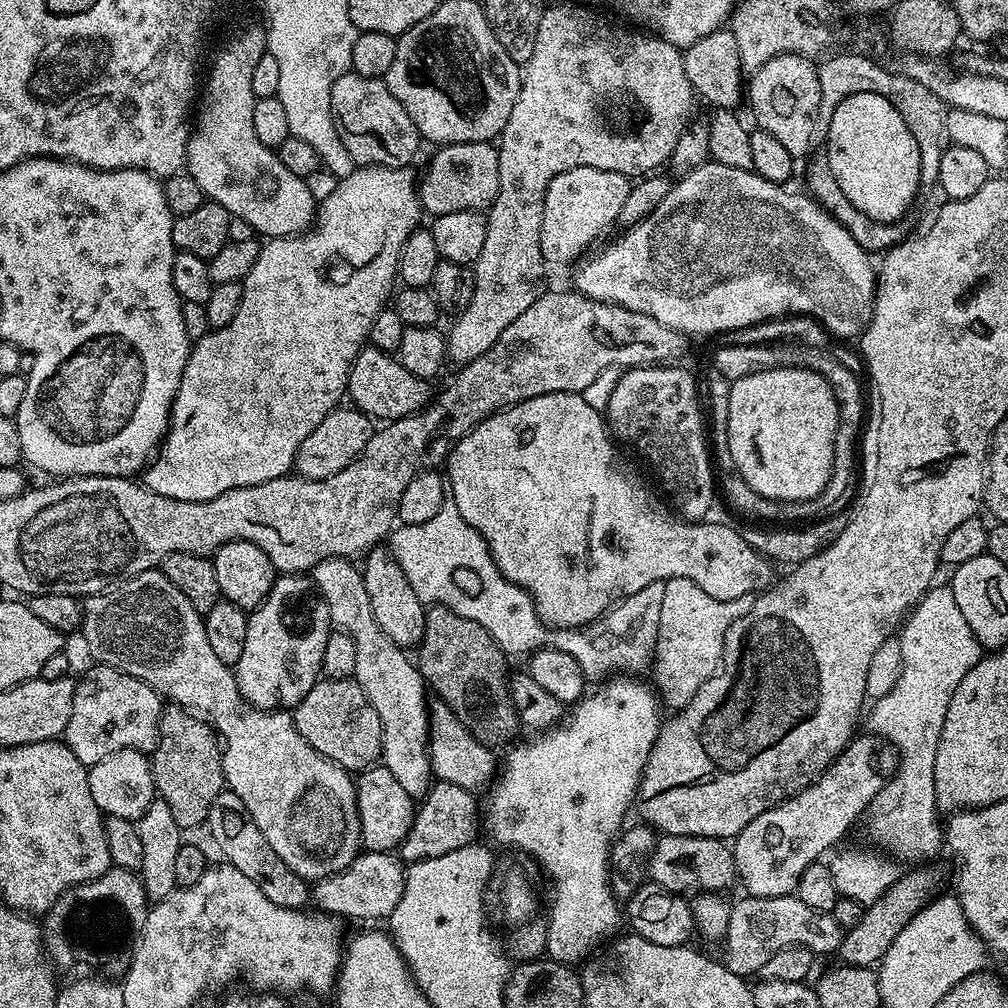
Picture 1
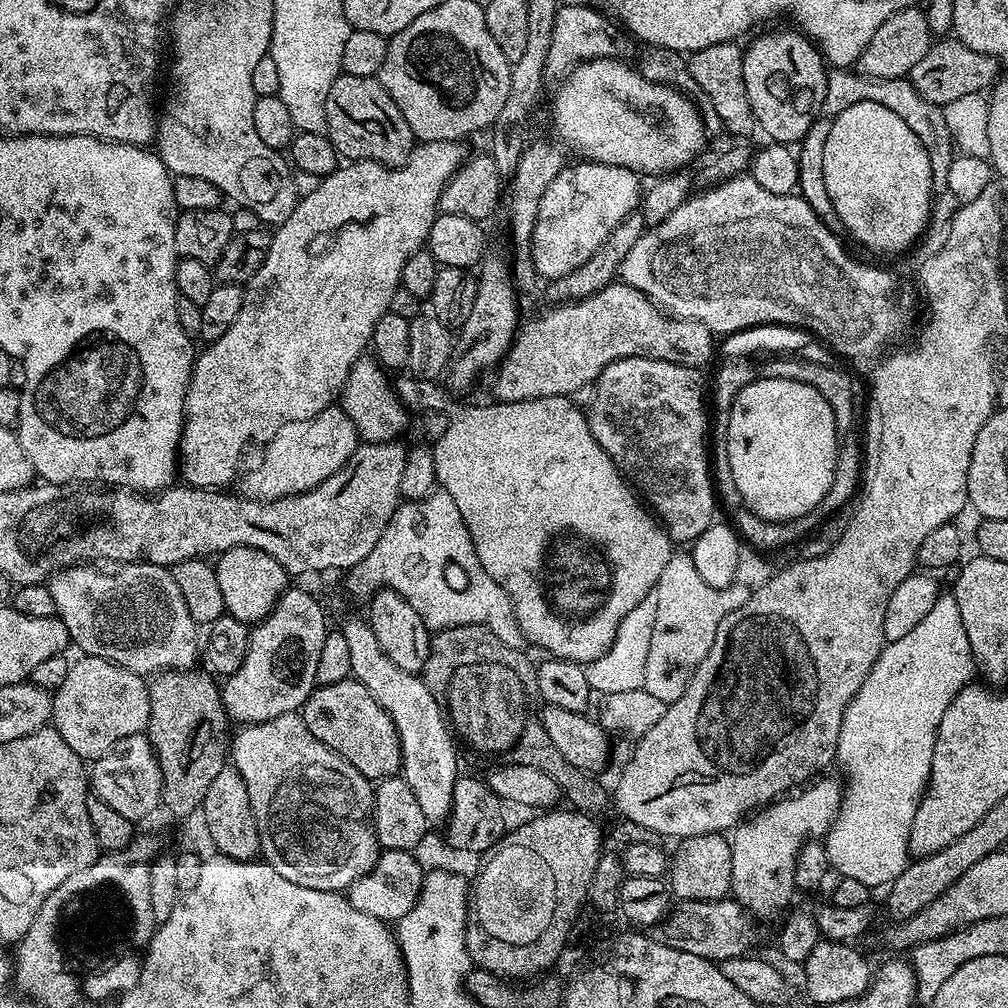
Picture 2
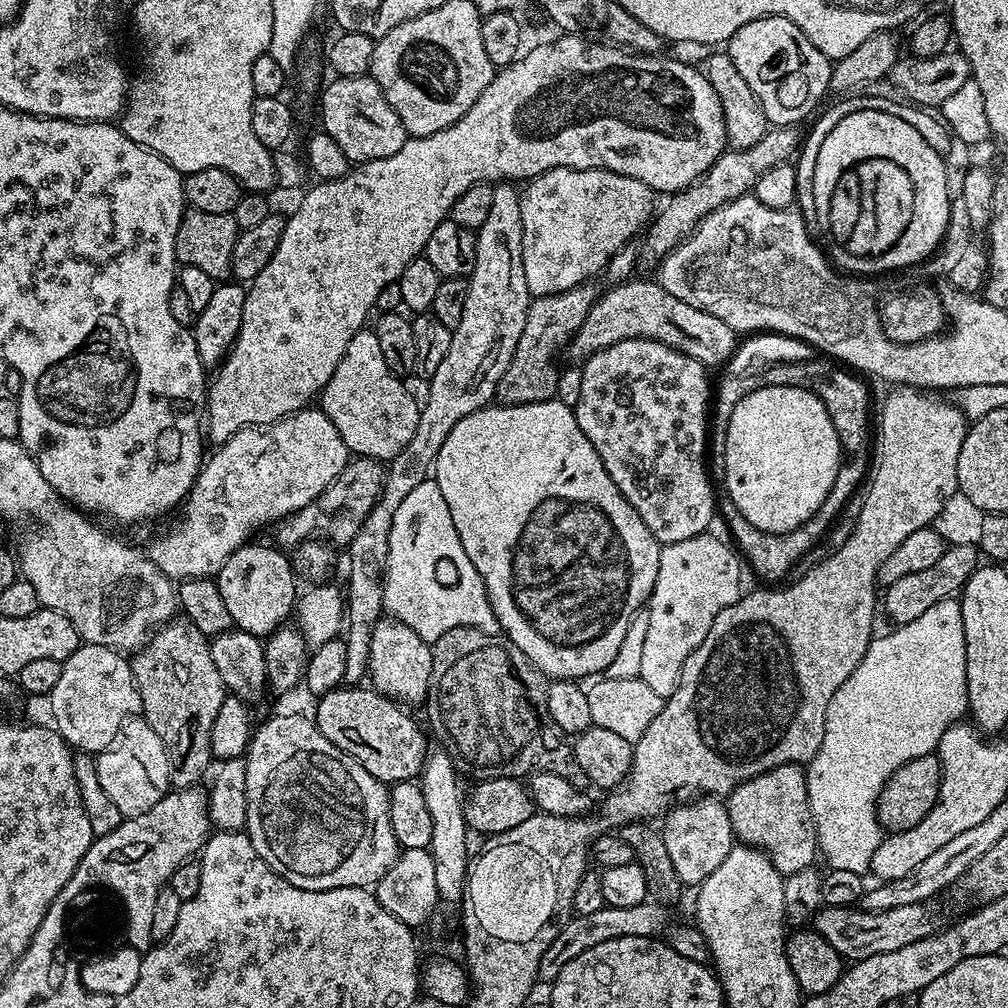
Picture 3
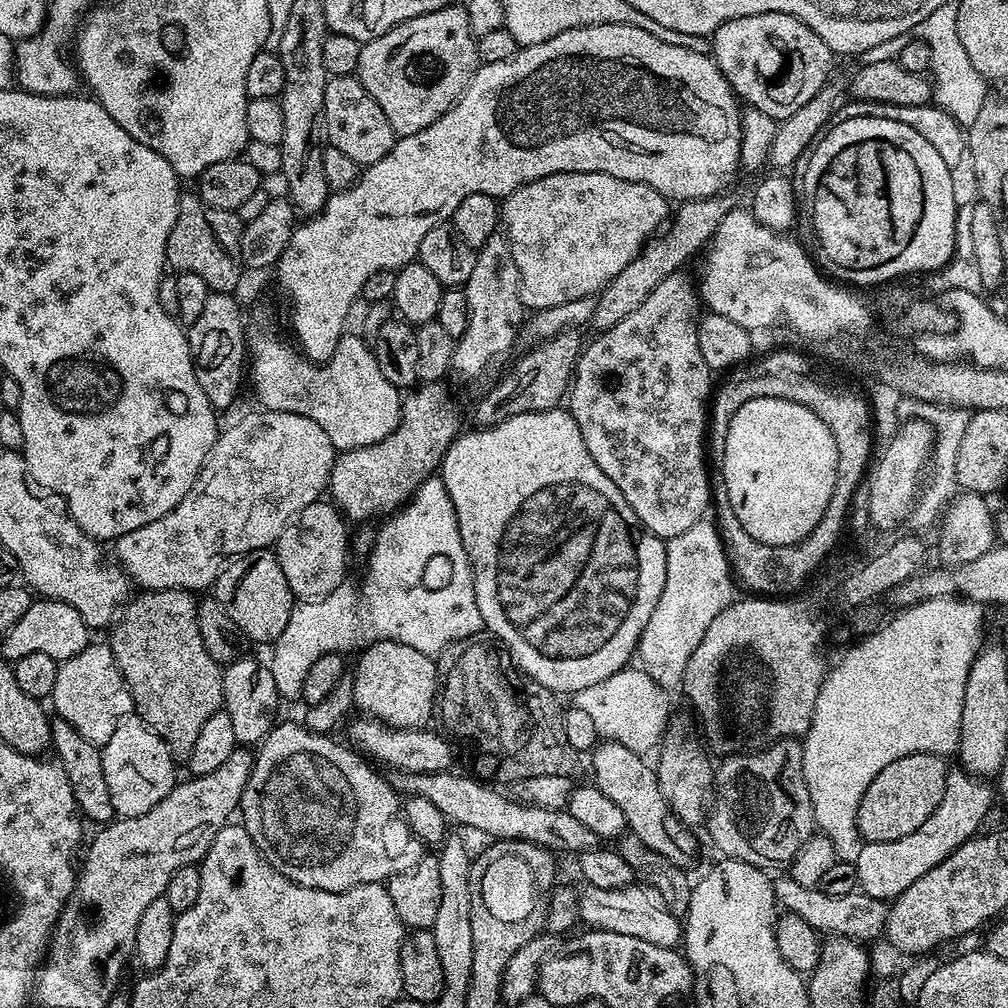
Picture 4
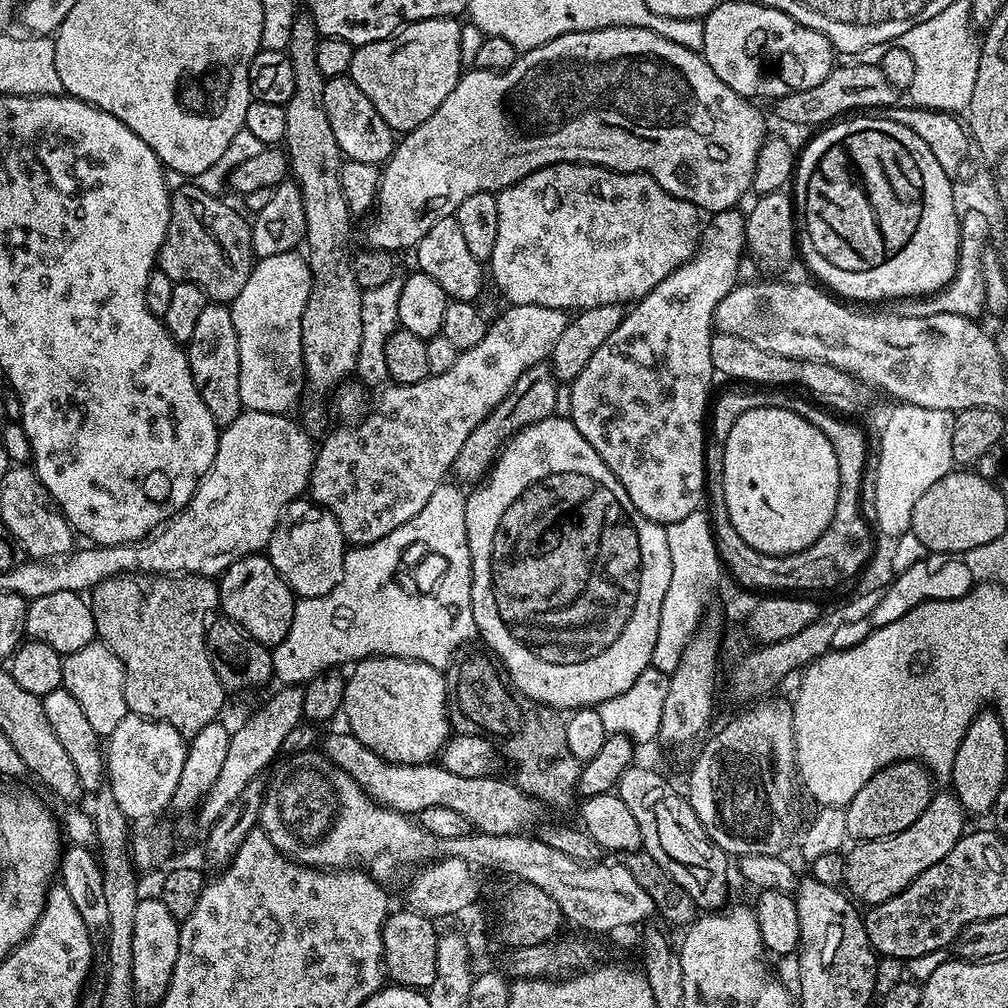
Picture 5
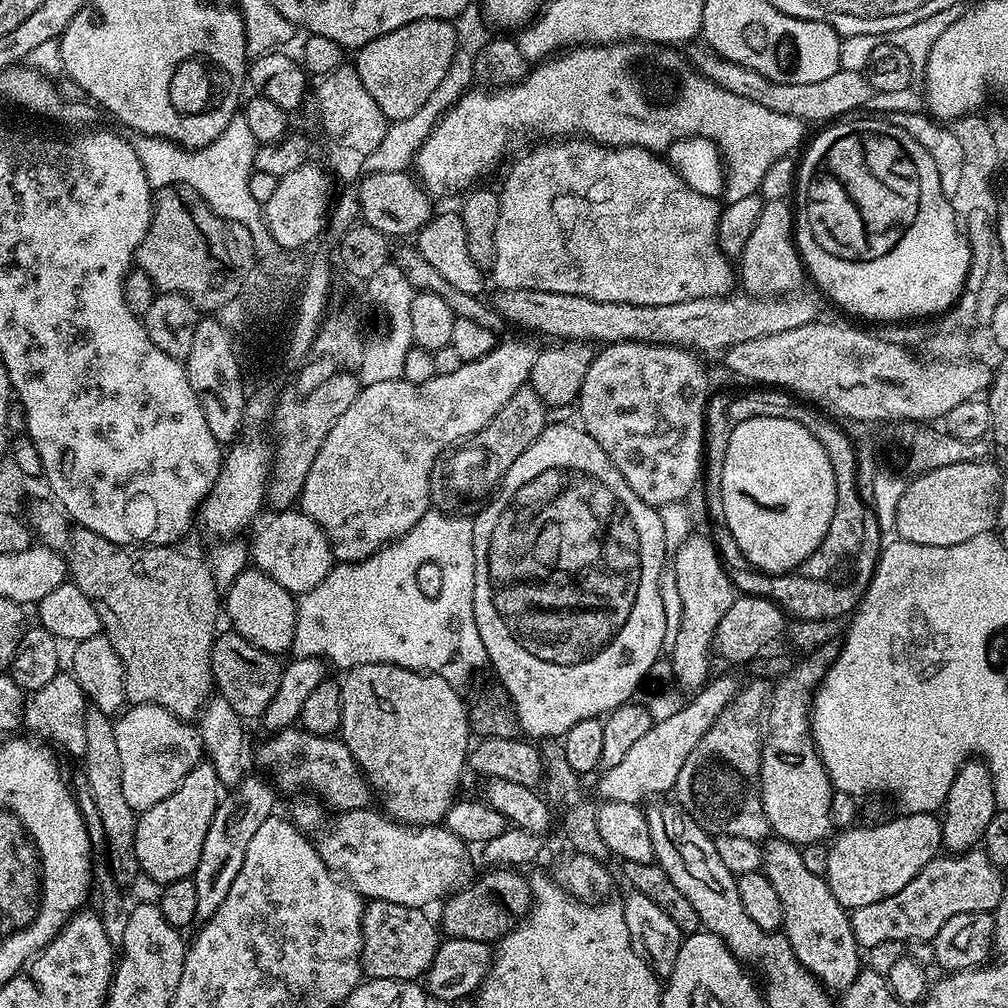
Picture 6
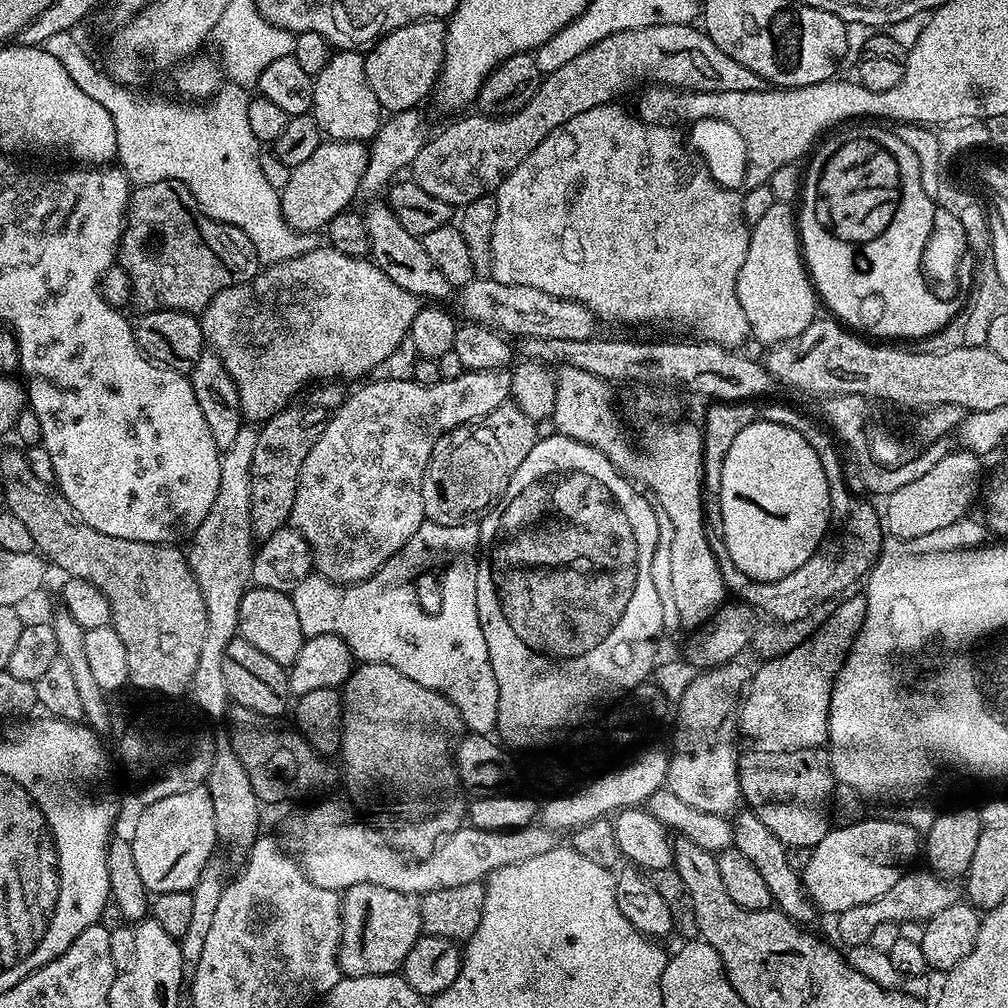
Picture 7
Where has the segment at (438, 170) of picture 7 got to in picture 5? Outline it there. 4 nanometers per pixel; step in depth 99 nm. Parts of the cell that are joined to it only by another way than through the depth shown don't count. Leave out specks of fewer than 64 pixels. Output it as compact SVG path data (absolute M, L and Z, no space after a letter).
M879 63L872 64L844 64L833 67L832 73L818 86L810 86L810 90L792 92L788 96L781 96L775 101L776 116L788 124L805 124L815 129L817 126L827 126L849 114L859 113L861 110L879 110L890 108L897 103L898 89L882 74Z

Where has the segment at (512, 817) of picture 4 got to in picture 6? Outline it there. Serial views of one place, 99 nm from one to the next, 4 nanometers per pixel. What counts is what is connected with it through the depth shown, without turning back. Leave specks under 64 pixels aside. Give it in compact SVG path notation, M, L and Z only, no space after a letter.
M293 726L291 728L283 728L280 732L271 733L254 752L254 760L257 765L260 764L265 768L267 775L270 777L271 783L282 793L284 792L300 792L305 788L308 792L313 792L316 796L321 796L330 807L336 808L337 813L353 812L359 808L369 807L373 803L372 795L374 789L369 784L364 771L358 766L358 762L354 762L354 754L350 754L350 750L345 746L343 739L337 738L335 735L319 736L313 732L304 731L303 727Z

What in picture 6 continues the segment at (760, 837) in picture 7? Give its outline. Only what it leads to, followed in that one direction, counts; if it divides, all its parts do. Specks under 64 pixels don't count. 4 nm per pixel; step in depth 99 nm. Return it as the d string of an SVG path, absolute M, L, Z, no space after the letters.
M769 838L763 841L762 847L762 871L782 901L783 936L790 942L798 962L802 962L808 973L829 993L844 992L862 969L862 949L850 926L849 909L841 906L838 898L830 894L830 886L824 876L814 874L814 870L806 867L797 845L789 840Z

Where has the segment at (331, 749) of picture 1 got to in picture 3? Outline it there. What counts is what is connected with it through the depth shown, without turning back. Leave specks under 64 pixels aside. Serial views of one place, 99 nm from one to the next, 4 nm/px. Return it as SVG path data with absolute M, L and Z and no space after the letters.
M341 686L319 697L315 703L316 729L384 785L416 780L423 772L424 762L430 755L428 740L419 722L410 713L403 712L408 710L397 701L371 686Z

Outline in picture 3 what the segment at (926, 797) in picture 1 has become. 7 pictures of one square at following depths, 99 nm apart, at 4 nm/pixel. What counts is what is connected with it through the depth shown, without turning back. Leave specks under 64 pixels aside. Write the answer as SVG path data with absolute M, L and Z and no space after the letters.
M959 599L942 600L931 606L930 610L926 610L924 614L919 615L912 622L906 622L893 627L891 630L893 632L889 636L877 635L873 639L872 645L868 647L862 658L862 662L858 662L854 674L850 678L846 678L846 682L842 682L842 686L838 686L838 694L834 694L834 698L830 698L830 706L826 710L826 730L822 734L822 746L818 746L818 754L814 754L814 758L808 761L806 765L808 801L810 802L812 817L816 823L816 846L822 860L828 863L827 867L831 870L854 870L864 874L871 869L874 850L878 850L882 839L882 827L877 816L877 804L884 784L904 763L935 753L944 731L950 725L957 723L963 717L960 715L965 715L966 712L966 697L964 695L966 690L966 642L964 641Z

